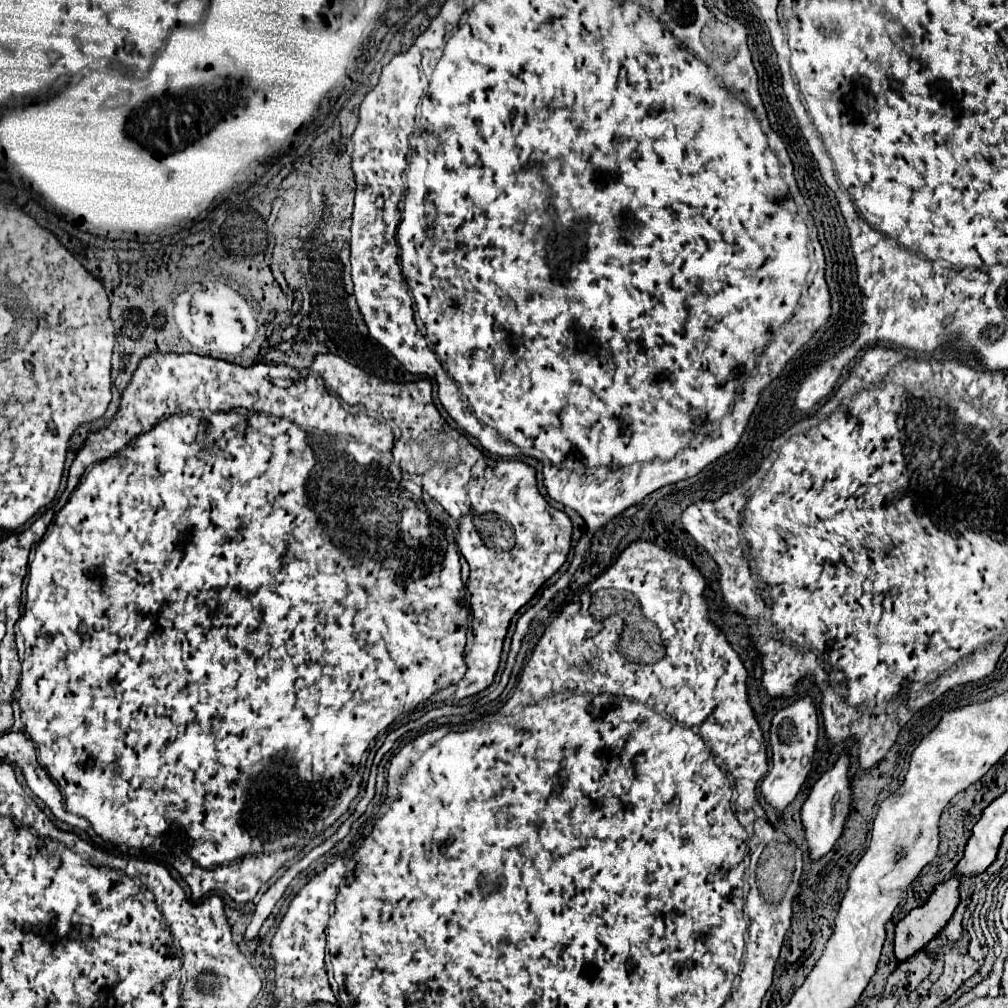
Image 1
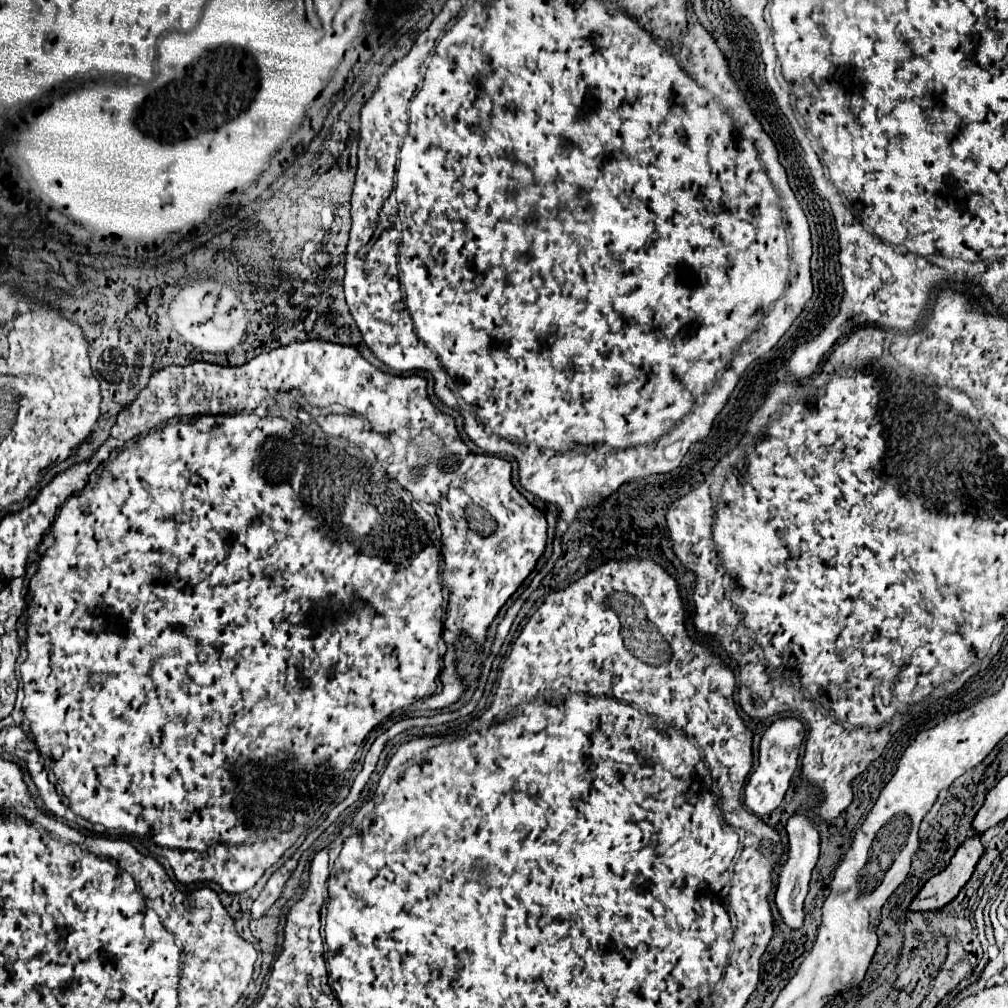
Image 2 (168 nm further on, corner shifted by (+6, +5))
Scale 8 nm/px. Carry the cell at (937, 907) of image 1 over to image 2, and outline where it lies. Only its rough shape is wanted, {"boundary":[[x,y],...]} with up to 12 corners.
{"boundary":[[969,836],[949,866],[921,888],[909,910],[949,904],[971,878],[981,836]]}

